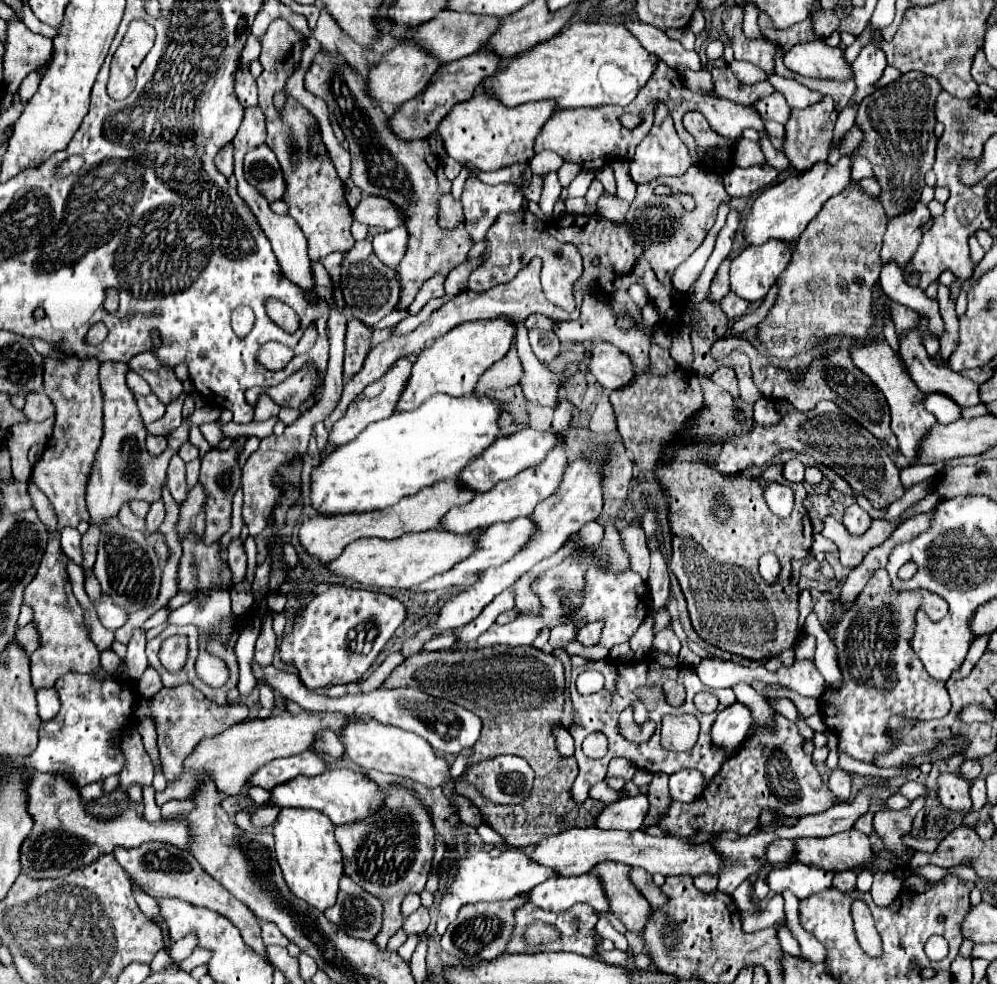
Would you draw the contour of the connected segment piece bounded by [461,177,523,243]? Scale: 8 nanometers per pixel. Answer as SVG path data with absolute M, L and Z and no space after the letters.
M469 177L461 199L467 219L465 227L477 243L487 235L487 229L497 221L501 213L517 213L521 209L523 193L517 185L503 183L489 187L477 177Z

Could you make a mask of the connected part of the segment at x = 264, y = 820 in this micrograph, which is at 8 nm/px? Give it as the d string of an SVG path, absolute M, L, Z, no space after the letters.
M265 805L265 807L257 807L255 809L255 815L251 817L251 823L255 825L255 827L263 827L263 825L271 825L271 823L275 823L275 819L277 819L277 815L279 815L279 807L275 807L275 805Z

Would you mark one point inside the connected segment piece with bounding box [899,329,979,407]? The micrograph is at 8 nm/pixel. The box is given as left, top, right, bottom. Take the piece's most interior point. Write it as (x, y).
(930, 378)

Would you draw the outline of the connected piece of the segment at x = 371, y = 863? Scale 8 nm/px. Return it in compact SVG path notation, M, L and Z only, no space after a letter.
M385 785L381 789L387 797L375 815L353 825L335 827L335 839L343 853L345 875L383 901L383 929L375 943L385 947L389 937L405 921L401 915L403 897L411 891L421 893L425 889L433 865L435 829L429 811L409 785Z

